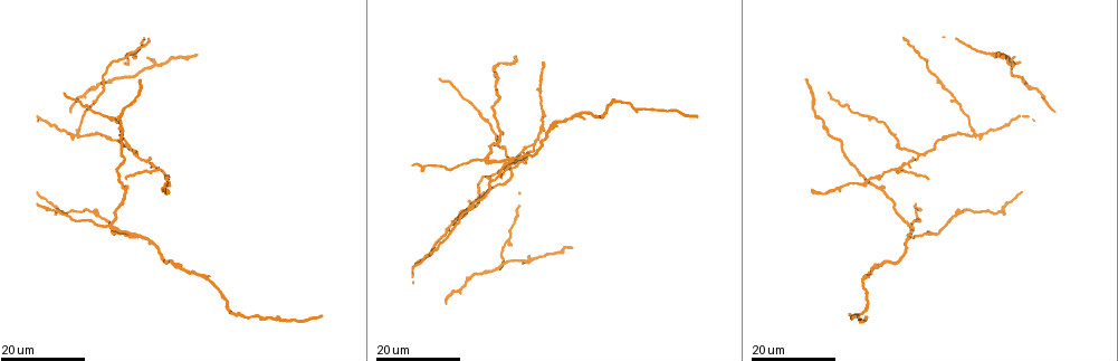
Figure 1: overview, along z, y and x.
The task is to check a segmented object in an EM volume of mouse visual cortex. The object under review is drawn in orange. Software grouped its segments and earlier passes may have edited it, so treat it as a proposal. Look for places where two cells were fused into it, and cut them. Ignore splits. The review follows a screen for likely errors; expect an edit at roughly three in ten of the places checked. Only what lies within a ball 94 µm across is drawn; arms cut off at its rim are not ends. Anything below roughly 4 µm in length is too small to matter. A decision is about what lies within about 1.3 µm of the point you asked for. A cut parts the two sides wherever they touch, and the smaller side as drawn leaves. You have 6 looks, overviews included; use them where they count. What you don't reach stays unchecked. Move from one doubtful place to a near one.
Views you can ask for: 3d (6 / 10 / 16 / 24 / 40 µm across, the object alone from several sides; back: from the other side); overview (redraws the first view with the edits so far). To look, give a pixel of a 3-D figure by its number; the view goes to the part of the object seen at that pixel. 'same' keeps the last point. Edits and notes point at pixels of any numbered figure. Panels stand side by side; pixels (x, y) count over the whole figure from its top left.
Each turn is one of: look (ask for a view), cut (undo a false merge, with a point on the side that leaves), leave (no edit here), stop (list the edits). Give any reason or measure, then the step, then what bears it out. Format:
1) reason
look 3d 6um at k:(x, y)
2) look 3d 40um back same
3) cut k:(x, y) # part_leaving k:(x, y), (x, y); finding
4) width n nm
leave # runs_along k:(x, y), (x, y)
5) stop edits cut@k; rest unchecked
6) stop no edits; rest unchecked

three arms meet
look 3d 16um at 1:(123, 190)

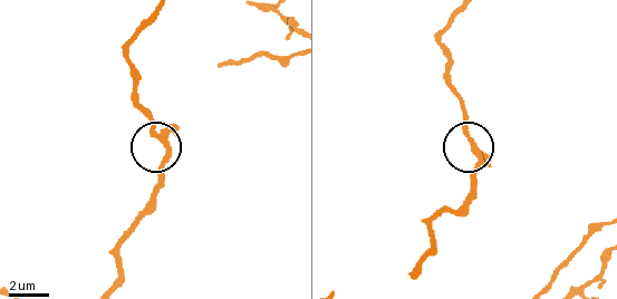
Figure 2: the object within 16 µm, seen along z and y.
zoom in
look 3d 6um at 2:(164, 143)

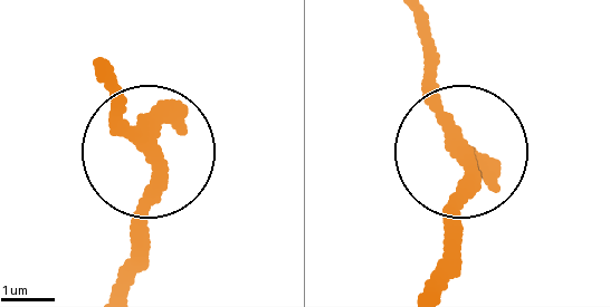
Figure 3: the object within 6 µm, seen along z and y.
width 250 nm
leave # continuous, no second cell

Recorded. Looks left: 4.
three-way junction
look 3d 24um at 1:(896, 170)

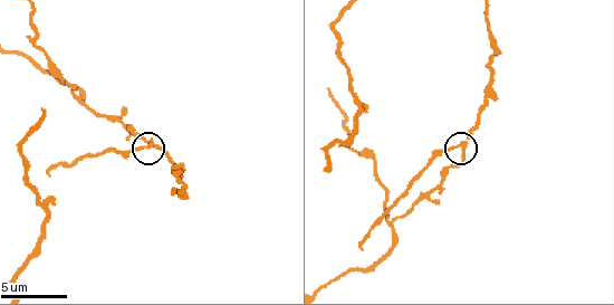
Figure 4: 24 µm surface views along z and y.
look 3d 6um at 4:(463, 144)

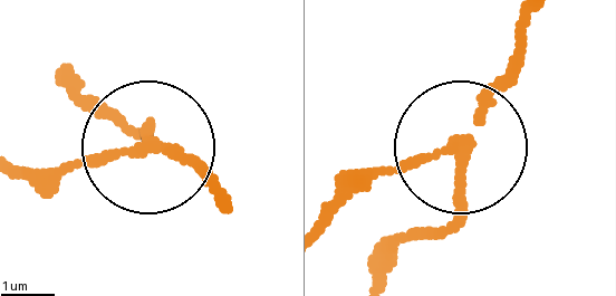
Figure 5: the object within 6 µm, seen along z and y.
other side
look 3d 6um back at 5:(458, 147)

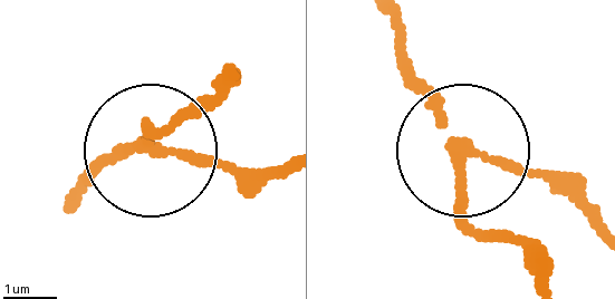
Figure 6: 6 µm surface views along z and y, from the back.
cut 6:(226, 163) # part_leaving 6:(153, 154), (286, 166); a second cell is stuck on

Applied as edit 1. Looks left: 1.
three arms meet
look 3d 16um at 4:(77, 99)

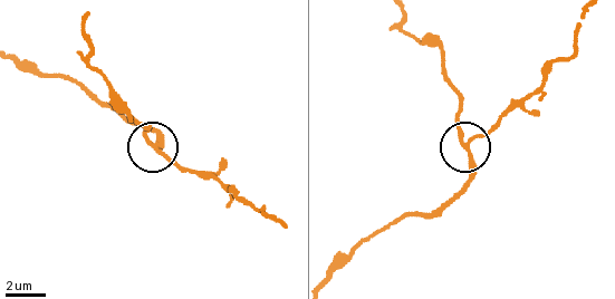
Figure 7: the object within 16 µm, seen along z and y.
leave # runs_along 7:(534, 90), (490, 129), (470, 140), (465, 193); all the same cell

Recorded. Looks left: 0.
stop edits cut@6; rest unchecked

